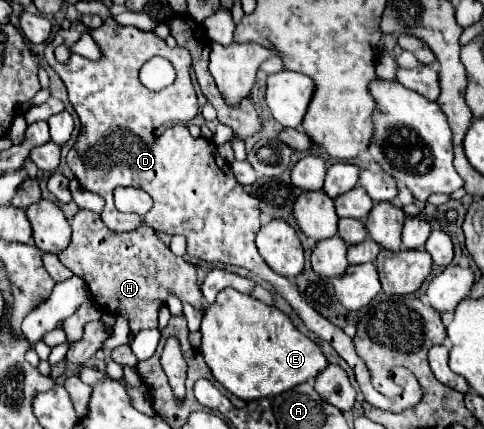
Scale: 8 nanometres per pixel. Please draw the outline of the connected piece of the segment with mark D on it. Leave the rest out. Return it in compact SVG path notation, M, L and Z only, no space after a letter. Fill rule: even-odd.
M112 16L104 20L100 28L88 28L80 20L72 22L70 28L58 30L54 38L46 44L46 62L56 70L62 82L68 88L68 98L82 122L80 136L74 148L68 152L68 166L74 172L76 180L90 192L100 194L106 200L104 212L112 212L112 216L102 216L104 224L114 232L128 232L140 226L142 222L158 232L166 232L170 236L184 236L188 242L188 256L206 260L206 262L220 262L220 264L234 264L250 270L258 278L272 284L272 288L298 312L302 322L310 332L318 338L324 338L332 344L332 348L348 362L348 366L356 374L356 382L360 390L376 408L400 412L414 406L420 400L420 386L416 378L404 370L396 368L390 372L396 378L396 384L402 386L402 394L396 400L380 394L372 386L372 376L364 364L364 360L356 354L354 342L346 336L338 326L330 320L320 316L306 300L298 294L294 280L288 280L276 272L272 272L264 260L260 260L256 252L256 232L260 230L260 208L258 200L250 196L240 182L234 180L232 168L224 162L218 154L216 144L208 138L192 138L184 122L190 122L198 112L196 92L190 78L190 54L184 48L168 48L166 42L154 34L138 30L136 26L122 26ZM88 32L94 42L102 50L100 60L88 60L76 52L70 54L68 62L58 62L54 50L60 44L74 46L76 40ZM152 56L164 56L172 62L176 70L176 82L160 92L150 92L142 86L138 72ZM182 122L182 124L178 124ZM162 124L176 124L170 126L162 136L154 135L154 130ZM137 135L137 136L134 136ZM116 186L134 187L144 190L152 196L154 206L144 216L118 216L114 208L112 190Z

